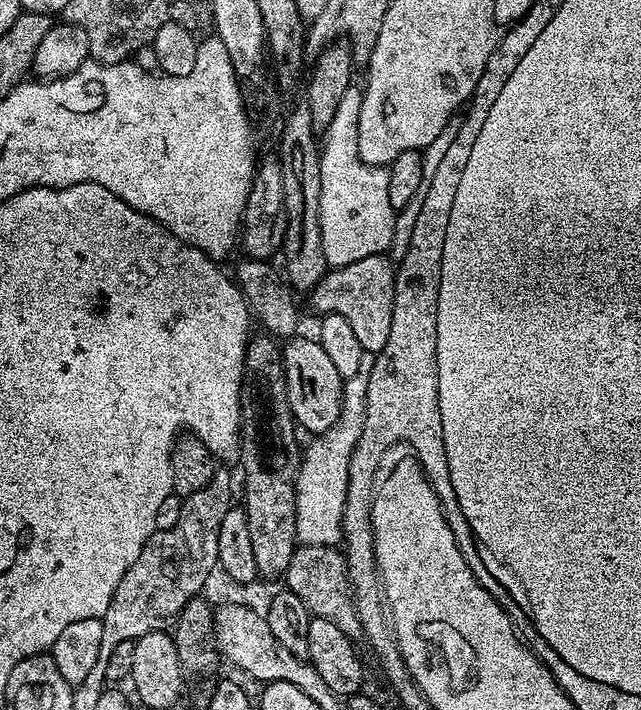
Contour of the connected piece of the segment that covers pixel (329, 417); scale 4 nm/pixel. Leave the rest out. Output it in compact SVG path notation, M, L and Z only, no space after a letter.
M296 334L283 345L284 385L288 391L288 405L297 425L308 432L329 432L338 422L342 410L345 380L338 374L332 359L322 350L319 339Z

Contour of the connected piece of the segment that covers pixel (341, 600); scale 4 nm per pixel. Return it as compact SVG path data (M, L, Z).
M300 544L294 558L290 558L290 566L284 571L282 580L288 583L285 584L287 591L302 598L312 616L330 618L330 622L334 622L334 626L341 628L347 636L355 637L360 632L360 619L352 597L352 584L348 580L348 567L339 547Z

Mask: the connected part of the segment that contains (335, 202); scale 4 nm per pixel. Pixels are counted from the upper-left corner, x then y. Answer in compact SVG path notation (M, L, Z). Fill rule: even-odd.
M359 85L347 88L324 130L320 146L321 240L326 263L332 268L389 251L396 225L397 211L388 195L387 169L362 162L358 154L357 126L363 96Z

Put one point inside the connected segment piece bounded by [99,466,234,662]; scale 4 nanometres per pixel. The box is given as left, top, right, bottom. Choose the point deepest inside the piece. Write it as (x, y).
(172, 569)

